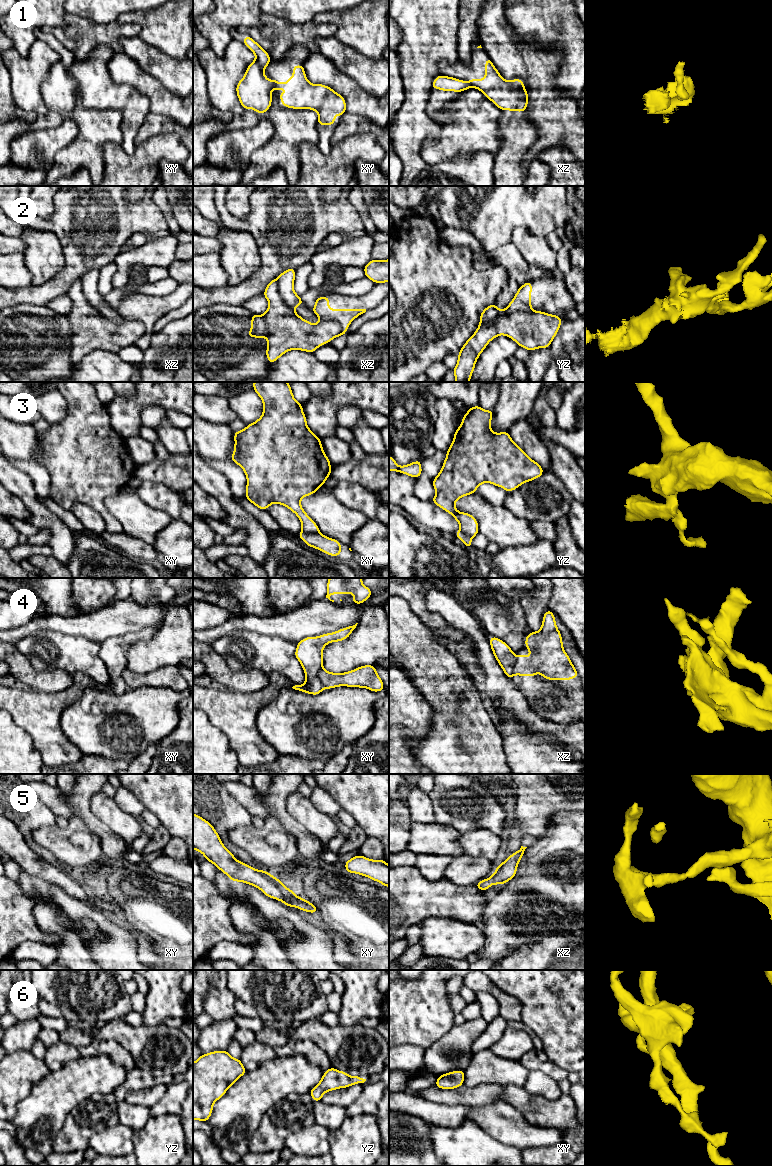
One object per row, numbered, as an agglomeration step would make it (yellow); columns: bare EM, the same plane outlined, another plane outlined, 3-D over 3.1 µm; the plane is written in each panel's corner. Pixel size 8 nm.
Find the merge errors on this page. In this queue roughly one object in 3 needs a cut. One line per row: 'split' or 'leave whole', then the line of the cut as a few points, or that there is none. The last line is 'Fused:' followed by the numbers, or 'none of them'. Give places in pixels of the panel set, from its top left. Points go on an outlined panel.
1: split | xy (271, 81), (273, 88)
2: split | yz (532, 310), (502, 315), (491, 324), (479, 327)
3: split | xy (302, 531), (319, 533)
4: split | xy (321, 668), (318, 677), (323, 686)
5: leave whole | no cut
6: leave whole | no cut
Fused: 1, 2, 3, 4

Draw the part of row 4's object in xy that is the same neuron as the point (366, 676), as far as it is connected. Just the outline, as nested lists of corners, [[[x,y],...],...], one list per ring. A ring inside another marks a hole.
[[[374,665],[360,666],[345,673],[332,673],[321,669],[318,675],[325,689],[347,686],[367,688],[373,692],[384,690],[384,683]]]

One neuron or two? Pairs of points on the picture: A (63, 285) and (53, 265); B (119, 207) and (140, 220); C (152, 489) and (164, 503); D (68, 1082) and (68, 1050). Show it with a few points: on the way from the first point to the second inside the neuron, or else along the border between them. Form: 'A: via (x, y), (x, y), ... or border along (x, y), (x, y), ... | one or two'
A: border along (63, 251), (64, 267), (48, 280), (36, 285) | two
B: via (124, 212), (129, 217), (135, 217) | one
C: via (155, 492), (163, 500) | one
D: border along (80, 1056), (51, 1071) | two

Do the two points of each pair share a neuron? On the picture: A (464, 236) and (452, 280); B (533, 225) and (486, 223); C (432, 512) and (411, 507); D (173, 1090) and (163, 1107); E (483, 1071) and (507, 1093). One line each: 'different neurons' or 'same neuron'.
A: different neurons
B: same neuron
C: same neuron
D: same neuron
E: different neurons

